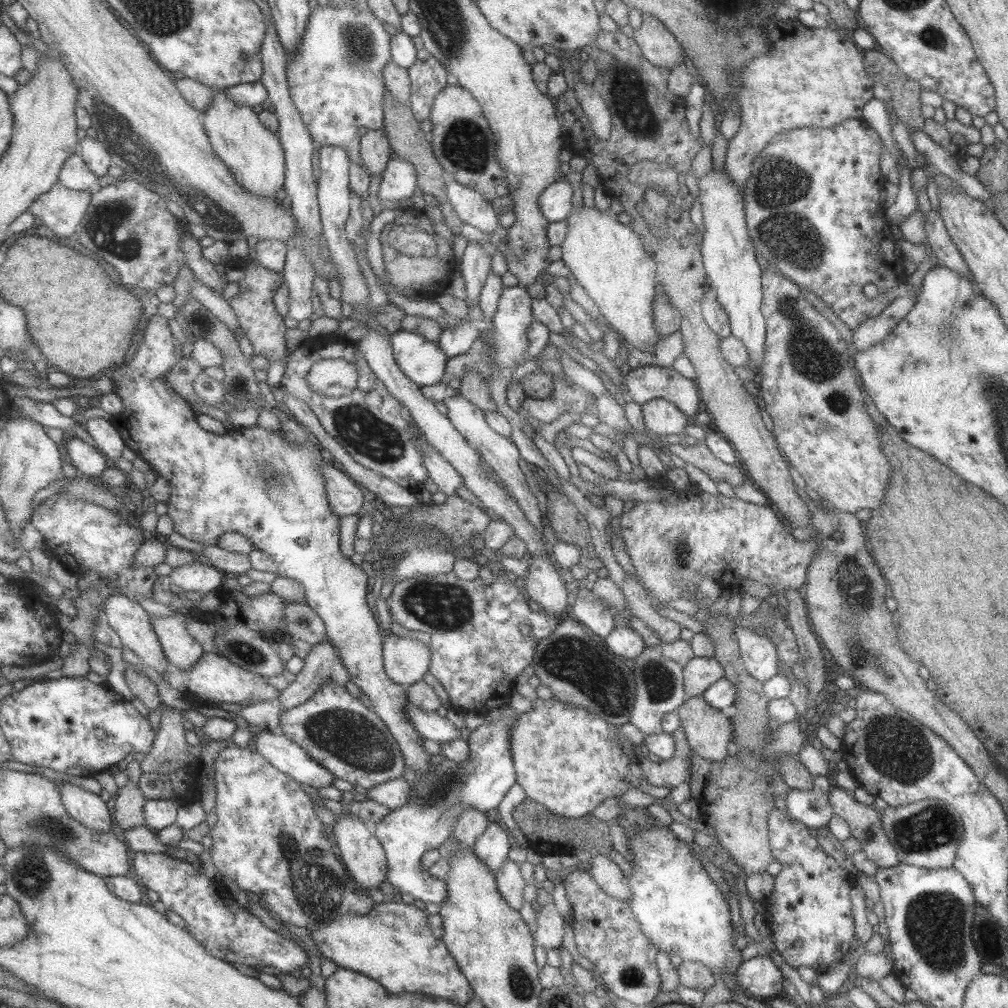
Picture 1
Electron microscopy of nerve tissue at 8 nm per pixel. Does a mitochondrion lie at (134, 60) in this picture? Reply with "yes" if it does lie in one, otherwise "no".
no

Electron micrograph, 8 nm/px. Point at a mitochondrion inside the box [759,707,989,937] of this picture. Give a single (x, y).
(893, 747)

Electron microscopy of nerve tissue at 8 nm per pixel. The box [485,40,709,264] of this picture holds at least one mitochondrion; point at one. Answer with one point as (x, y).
(634, 107)

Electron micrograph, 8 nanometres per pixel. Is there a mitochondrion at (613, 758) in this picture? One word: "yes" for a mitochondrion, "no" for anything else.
no

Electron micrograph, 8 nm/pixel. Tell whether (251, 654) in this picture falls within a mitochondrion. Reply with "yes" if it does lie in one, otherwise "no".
yes

